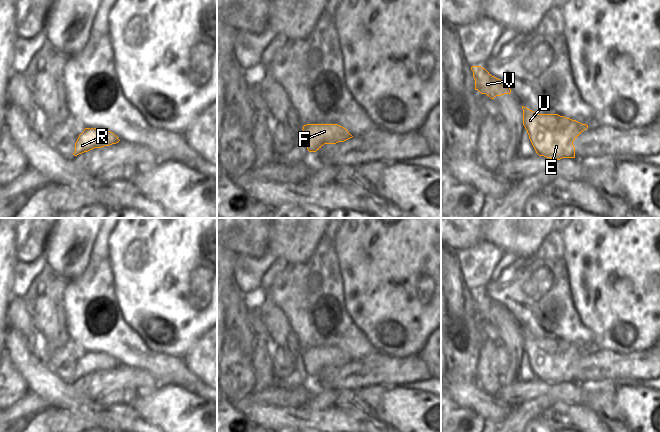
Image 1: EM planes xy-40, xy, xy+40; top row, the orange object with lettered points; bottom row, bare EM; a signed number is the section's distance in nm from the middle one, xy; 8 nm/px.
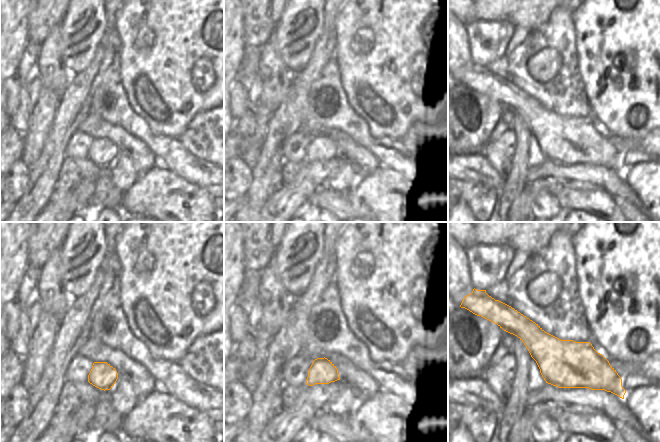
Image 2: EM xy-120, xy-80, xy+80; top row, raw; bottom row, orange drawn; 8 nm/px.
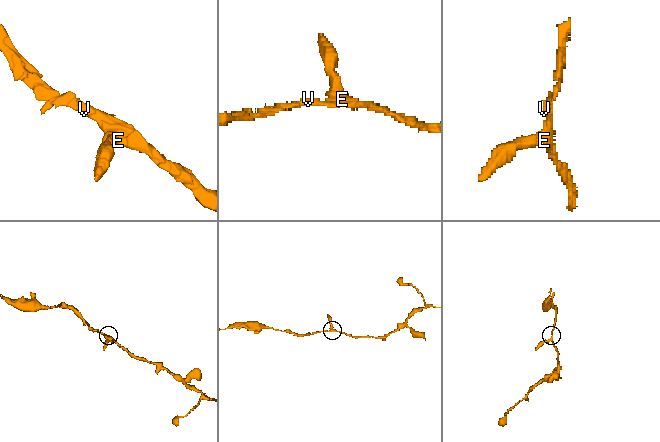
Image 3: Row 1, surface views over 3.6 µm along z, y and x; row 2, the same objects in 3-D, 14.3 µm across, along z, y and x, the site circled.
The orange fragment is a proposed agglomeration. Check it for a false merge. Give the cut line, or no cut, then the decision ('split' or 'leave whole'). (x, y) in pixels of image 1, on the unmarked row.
cut in xy-40 along (94, 352), (104, 353); split

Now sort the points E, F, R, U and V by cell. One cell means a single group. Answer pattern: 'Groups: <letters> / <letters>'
Groups: E F U V / R

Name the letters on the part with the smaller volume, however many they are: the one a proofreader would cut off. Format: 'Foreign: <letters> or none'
Foreign: R

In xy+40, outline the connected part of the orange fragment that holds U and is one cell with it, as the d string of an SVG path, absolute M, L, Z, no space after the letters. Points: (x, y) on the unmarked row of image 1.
M524 330L523 349L539 380L552 384L575 382L573 365L588 352L558 338L538 338Z

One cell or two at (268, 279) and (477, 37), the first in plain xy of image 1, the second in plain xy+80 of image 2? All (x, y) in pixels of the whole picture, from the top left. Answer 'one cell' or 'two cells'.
two cells

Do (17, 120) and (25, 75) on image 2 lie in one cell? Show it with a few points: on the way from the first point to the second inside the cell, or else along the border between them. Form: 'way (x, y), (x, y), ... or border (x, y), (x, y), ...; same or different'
way (22, 109), (23, 86); same

